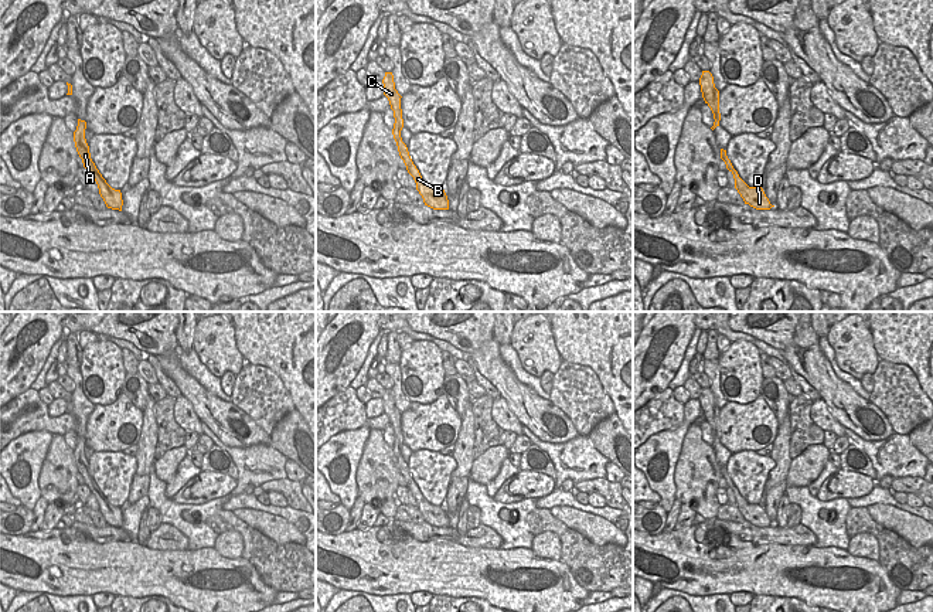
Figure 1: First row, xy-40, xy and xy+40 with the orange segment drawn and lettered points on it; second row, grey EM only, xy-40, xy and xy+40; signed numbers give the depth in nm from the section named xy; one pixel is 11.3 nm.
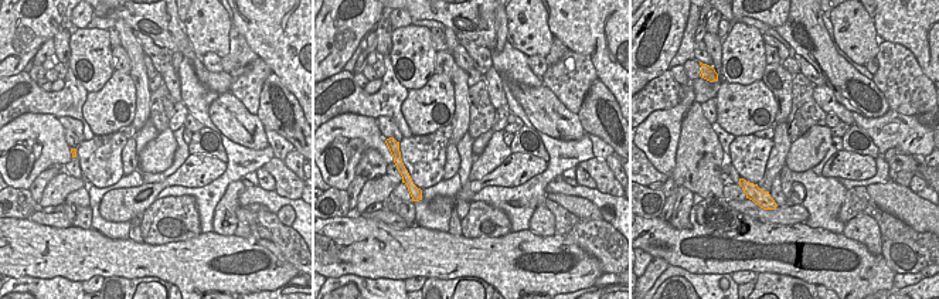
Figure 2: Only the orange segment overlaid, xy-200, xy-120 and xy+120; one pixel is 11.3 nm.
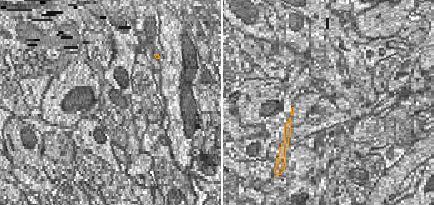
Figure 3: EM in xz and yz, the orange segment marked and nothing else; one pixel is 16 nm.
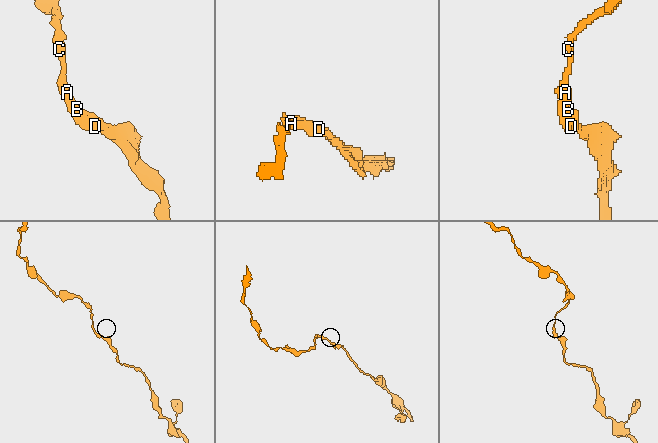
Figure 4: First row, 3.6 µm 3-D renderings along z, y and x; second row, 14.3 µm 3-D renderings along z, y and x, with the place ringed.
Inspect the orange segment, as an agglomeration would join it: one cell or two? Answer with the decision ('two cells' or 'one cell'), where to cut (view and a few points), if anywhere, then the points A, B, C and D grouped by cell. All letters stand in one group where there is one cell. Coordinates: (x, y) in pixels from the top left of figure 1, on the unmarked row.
one cell; cut none; groups A B C D

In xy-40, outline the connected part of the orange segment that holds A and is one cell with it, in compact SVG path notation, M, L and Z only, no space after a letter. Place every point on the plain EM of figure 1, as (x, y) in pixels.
M78 436L76 448L74 449L74 459L79 475L82 476L84 484L95 496L99 511L103 516L108 526L122 528L123 517L120 507L112 506L106 497L102 494L95 480L91 476L89 463L85 456L86 439Z

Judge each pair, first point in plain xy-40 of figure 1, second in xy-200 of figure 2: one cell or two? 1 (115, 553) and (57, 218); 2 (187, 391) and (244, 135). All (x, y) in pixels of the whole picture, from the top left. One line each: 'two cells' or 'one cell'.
1: two cells
2: one cell

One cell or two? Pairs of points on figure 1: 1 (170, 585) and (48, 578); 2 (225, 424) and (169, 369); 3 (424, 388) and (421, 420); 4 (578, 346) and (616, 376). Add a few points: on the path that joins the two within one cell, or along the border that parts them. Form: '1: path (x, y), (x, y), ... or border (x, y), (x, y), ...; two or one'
1: path (139, 574), (77, 574); one
2: path (211, 410), (183, 381); one
3: border (442, 394), (431, 403), (411, 403); two
4: path (588, 347), (606, 366); one

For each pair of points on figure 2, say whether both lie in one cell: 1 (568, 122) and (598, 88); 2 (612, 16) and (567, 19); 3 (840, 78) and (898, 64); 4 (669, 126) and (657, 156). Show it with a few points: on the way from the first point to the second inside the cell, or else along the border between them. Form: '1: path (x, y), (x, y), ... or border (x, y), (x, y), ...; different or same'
1: border (577, 115), (585, 132); different
2: path (601, 16), (578, 17); same
3: border (871, 81), (883, 94), (890, 108); different
4: path (670, 135), (666, 152); same

